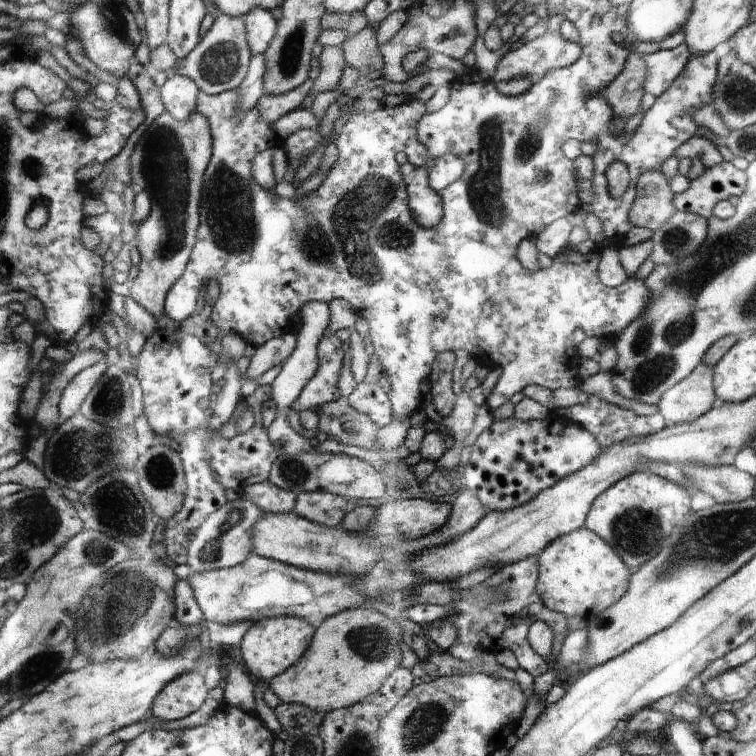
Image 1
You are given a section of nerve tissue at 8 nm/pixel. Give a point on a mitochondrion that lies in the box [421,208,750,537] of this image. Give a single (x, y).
(676, 241)

